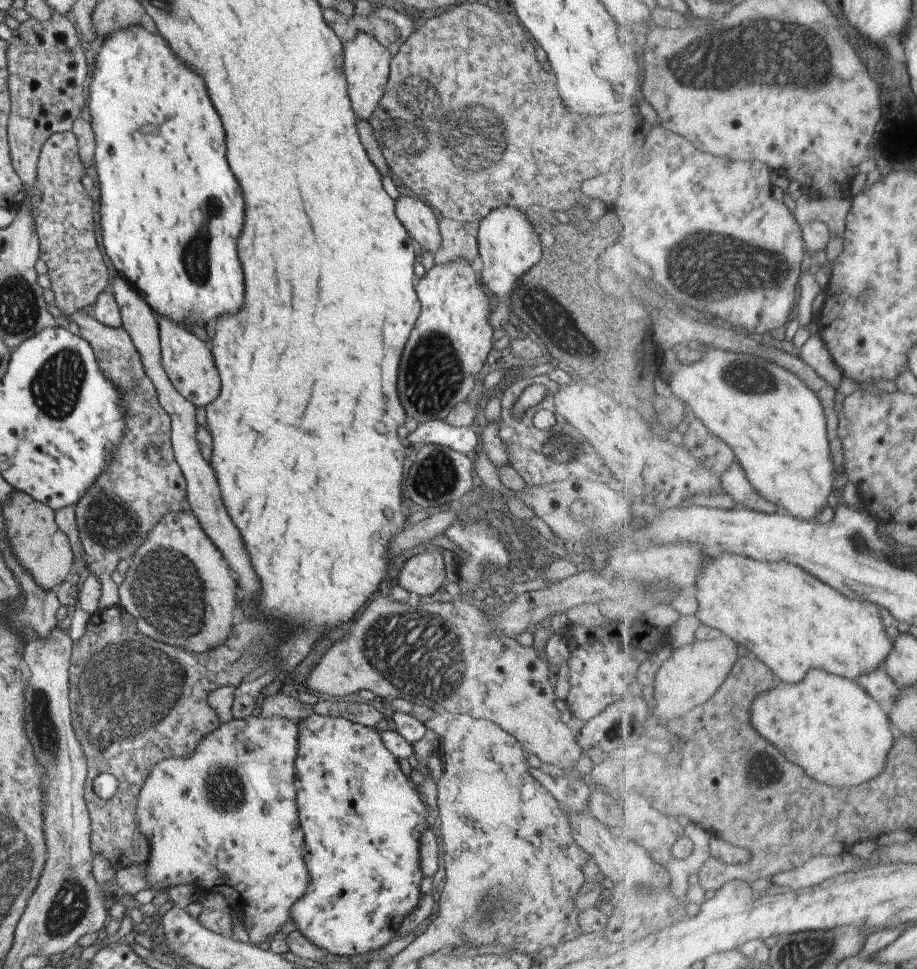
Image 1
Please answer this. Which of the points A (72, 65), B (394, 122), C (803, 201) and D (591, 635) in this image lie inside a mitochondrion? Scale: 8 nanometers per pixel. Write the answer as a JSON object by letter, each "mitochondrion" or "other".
{"A":"other","B":"mitochondrion","C":"other","D":"other"}

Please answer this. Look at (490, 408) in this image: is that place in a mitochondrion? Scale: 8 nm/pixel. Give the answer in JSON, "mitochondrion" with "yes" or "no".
{"mitochondrion":"no"}

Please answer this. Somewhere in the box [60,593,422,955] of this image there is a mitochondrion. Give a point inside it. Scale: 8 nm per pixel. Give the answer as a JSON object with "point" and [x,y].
{"point":[126,690]}

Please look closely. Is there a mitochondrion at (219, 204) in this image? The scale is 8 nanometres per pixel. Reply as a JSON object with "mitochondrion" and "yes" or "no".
{"mitochondrion":"yes"}

